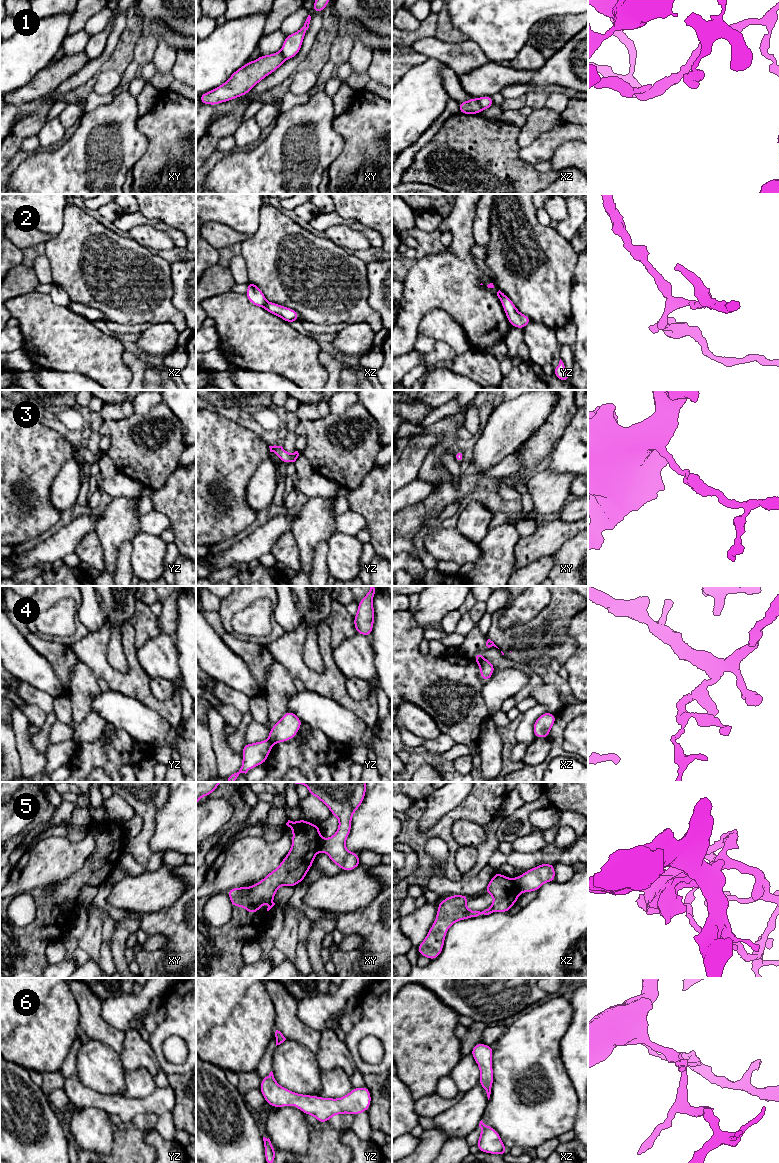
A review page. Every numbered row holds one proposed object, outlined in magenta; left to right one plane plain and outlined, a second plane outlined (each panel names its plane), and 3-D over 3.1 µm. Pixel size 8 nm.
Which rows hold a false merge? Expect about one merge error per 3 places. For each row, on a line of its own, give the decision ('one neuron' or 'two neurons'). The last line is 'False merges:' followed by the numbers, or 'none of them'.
1: two neurons
2: two neurons
3: one neuron
4: two neurons
5: two neurons
6: one neuron
False merges: 1, 2, 4, 5

